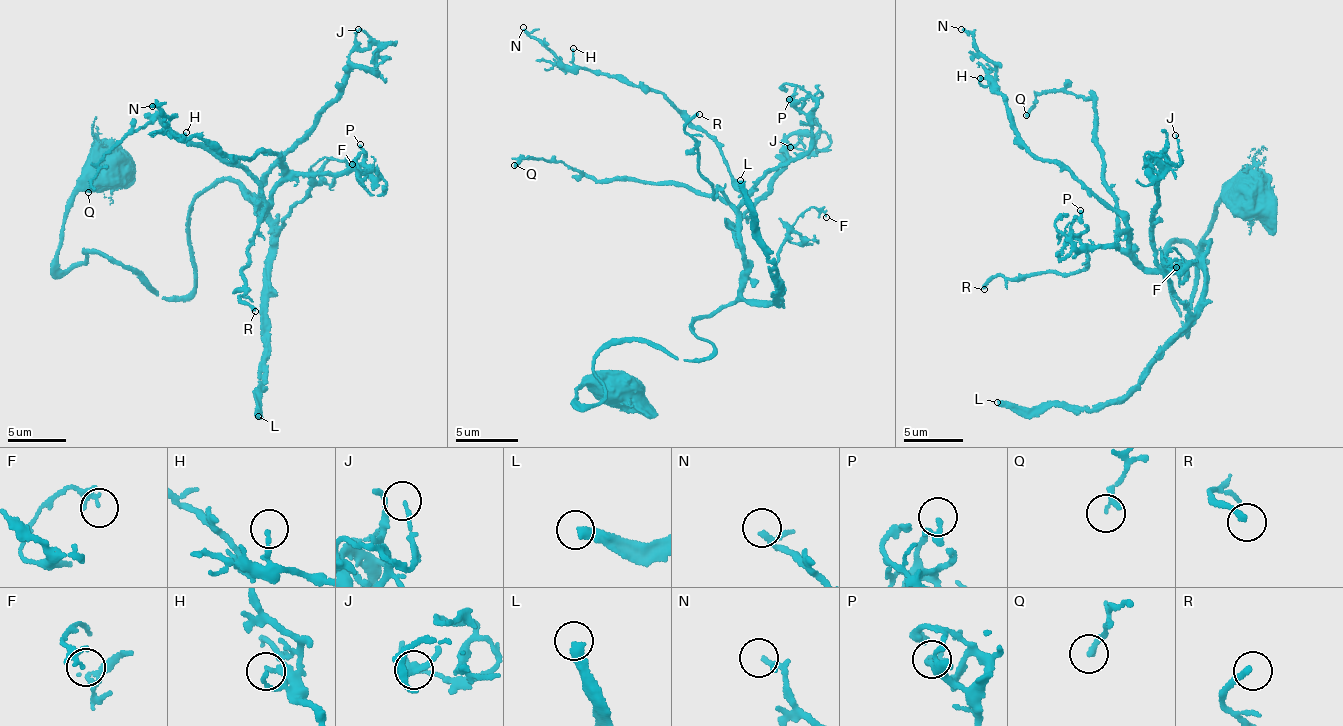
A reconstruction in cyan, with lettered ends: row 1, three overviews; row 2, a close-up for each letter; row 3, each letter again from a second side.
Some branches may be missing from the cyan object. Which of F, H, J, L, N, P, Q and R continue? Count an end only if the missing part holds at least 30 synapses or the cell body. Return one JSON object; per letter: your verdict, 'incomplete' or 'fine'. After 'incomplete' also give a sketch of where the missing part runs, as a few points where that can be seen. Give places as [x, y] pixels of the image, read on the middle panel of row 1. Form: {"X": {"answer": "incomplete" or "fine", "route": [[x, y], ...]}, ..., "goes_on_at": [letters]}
{"F": {"answer": "fine"}, "H": {"answer": "fine"}, "J": {"answer": "fine"}, "L": {"answer": "incomplete"}, "N": {"answer": "fine"}, "P": {"answer": "fine"}, "Q": {"answer": "fine"}, "R": {"answer": "fine"}, "goes_on_at": ["L"]}

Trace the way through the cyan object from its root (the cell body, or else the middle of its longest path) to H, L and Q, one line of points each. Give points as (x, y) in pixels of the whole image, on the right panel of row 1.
H: (1242, 199), (1206, 261), (1170, 245), (1188, 332), (1210, 242), (1144, 267), (980, 78)
L: (1242, 199), (1218, 204), (1206, 261), (1170, 245), (1188, 332), (1210, 242), (1205, 282), (1138, 386), (997, 402)
Q: (1242, 199), (1206, 261), (1170, 245), (1188, 332), (1210, 242), (1144, 267), (1092, 103), (1051, 88), (1026, 115)

